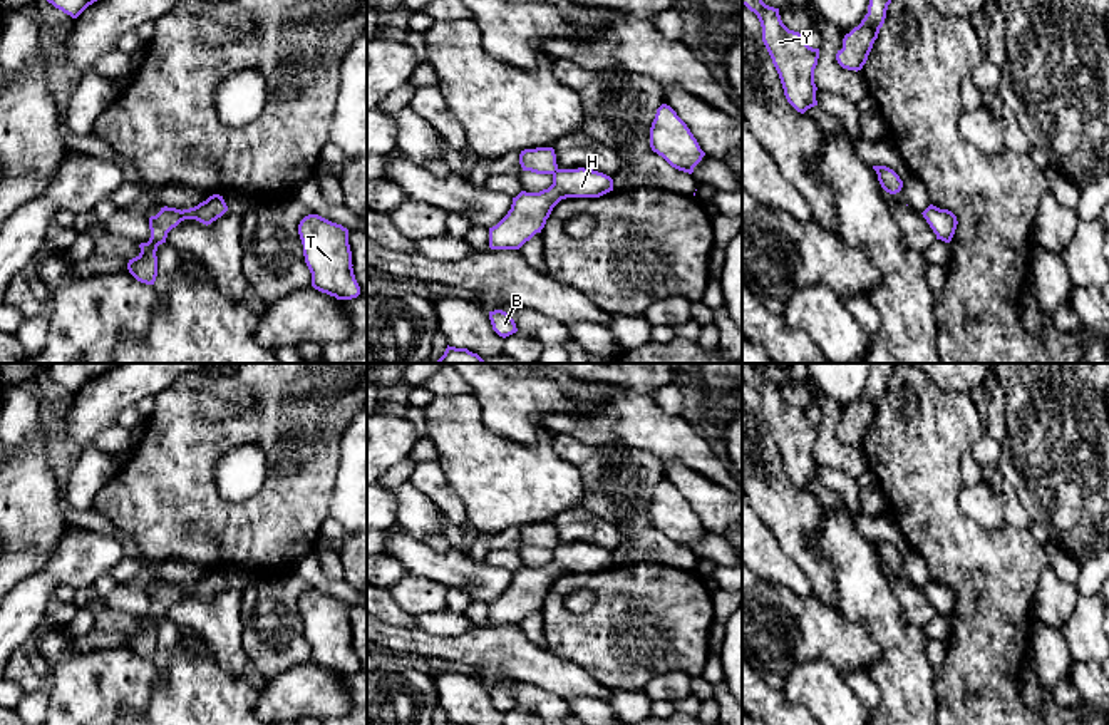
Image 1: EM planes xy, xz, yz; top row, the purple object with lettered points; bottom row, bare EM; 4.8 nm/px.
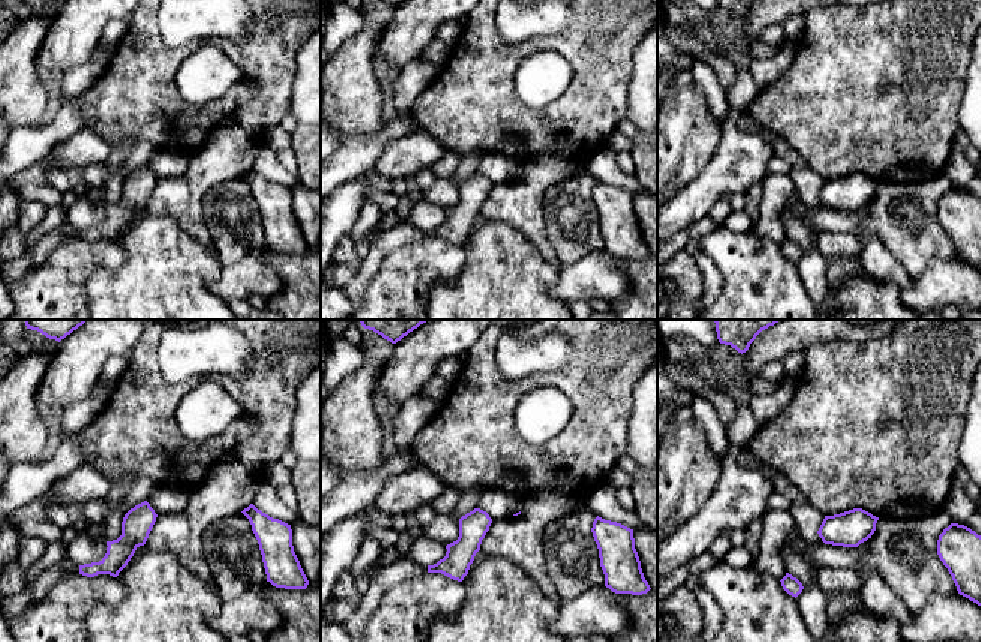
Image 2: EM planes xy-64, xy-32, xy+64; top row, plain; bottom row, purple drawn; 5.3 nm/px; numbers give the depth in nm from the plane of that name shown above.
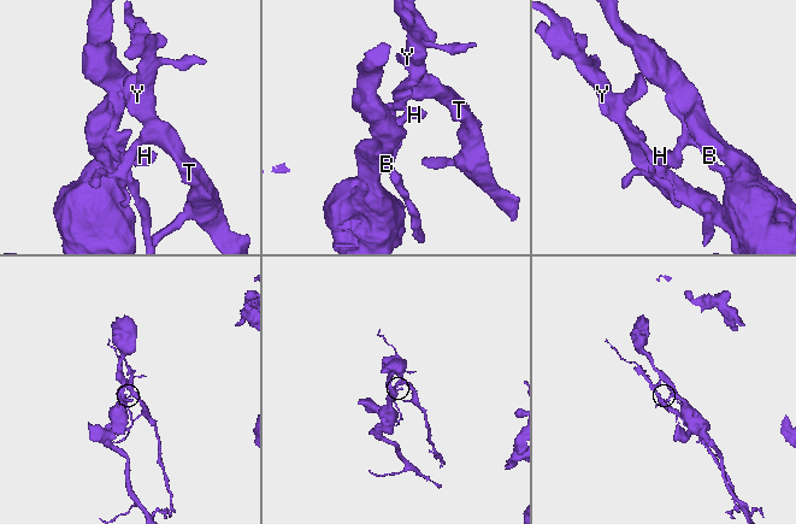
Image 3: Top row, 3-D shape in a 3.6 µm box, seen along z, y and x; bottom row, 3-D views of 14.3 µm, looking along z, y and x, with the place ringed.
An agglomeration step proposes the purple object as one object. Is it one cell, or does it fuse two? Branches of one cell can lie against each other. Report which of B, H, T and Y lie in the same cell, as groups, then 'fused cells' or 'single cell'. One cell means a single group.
B H / T Y | fused cells

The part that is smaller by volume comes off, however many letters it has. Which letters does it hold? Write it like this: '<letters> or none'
T, Y

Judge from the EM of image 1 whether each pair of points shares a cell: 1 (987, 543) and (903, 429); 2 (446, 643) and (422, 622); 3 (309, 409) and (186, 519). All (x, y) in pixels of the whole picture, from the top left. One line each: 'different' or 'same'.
1: same
2: different
3: same

